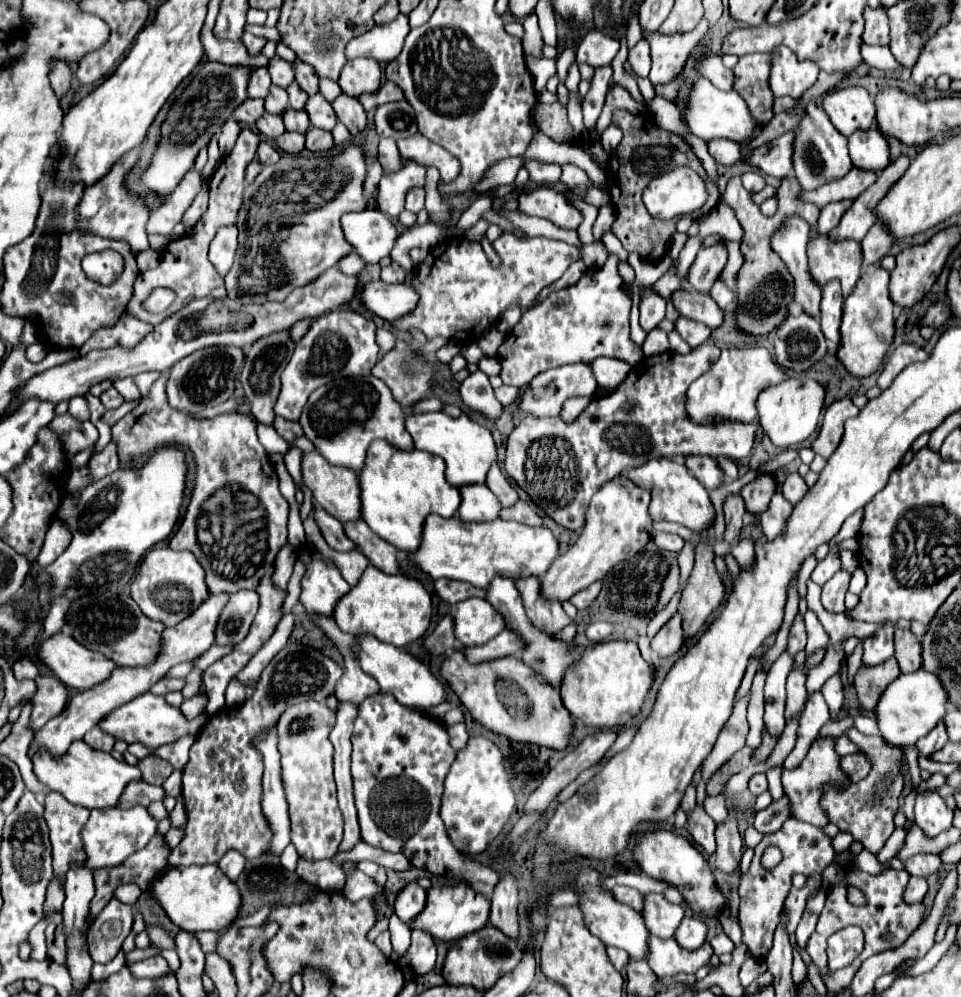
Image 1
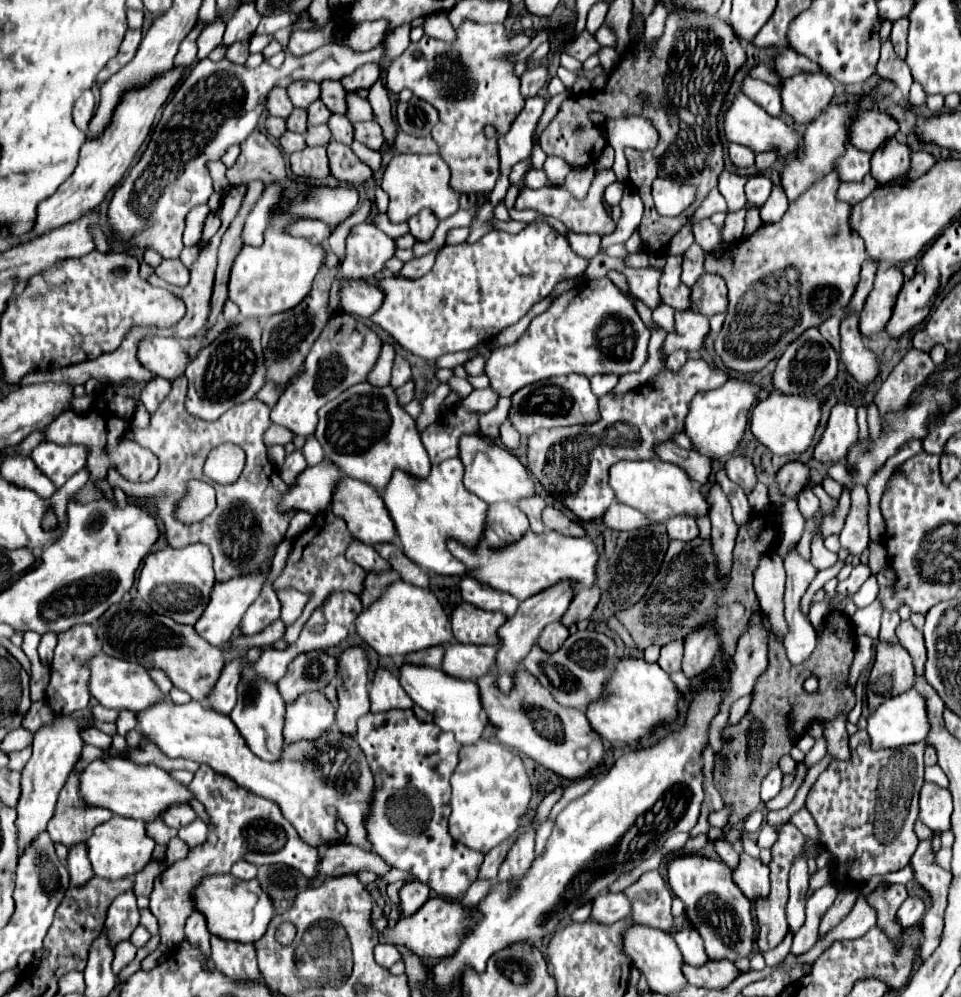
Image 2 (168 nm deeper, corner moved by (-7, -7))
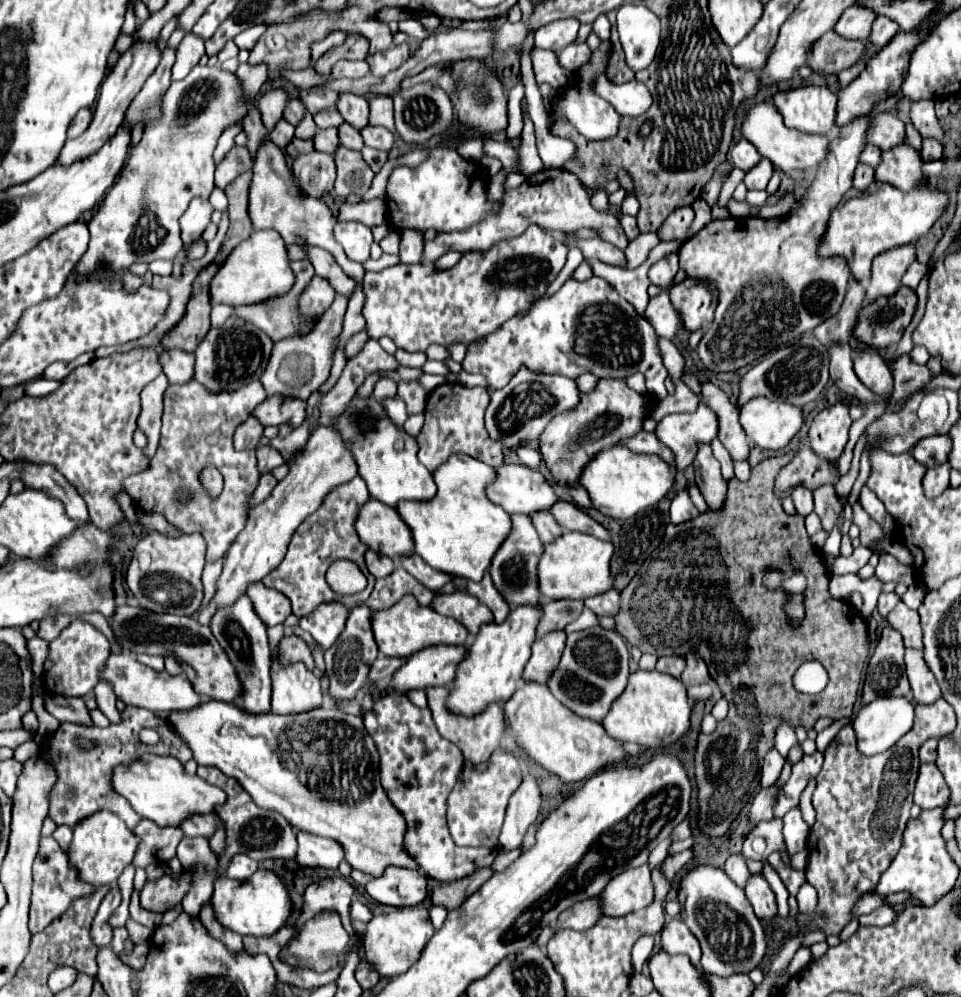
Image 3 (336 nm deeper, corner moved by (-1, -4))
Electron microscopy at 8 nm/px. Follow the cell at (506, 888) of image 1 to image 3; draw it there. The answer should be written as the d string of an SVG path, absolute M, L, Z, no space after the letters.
M524 775L522 785L510 797L506 819L500 833L500 851L510 851L522 845L528 827L538 819L540 811L540 789L532 775Z

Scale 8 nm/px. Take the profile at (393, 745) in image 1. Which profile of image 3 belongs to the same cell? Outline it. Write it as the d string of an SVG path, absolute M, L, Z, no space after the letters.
M390 691L380 697L374 707L364 715L364 727L376 743L380 755L380 781L392 805L406 819L404 849L418 863L418 869L434 881L456 881L474 867L492 865L497 849L485 847L458 847L446 827L446 795L454 787L454 779L462 769L462 751L440 737L430 709L414 707L402 691Z

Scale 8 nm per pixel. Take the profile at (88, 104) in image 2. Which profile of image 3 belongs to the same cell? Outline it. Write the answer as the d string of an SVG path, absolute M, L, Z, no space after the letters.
M82 109L82 111L78 111L78 115L76 115L76 117L72 119L72 123L70 123L68 137L70 137L70 139L74 139L74 137L82 135L82 131L86 131L86 127L90 125L90 119L92 119L90 109Z

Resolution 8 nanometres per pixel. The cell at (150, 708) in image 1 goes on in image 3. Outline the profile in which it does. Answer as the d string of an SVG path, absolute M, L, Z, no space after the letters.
M204 701L194 709L168 711L162 719L166 719L172 731L192 749L198 765L218 767L224 775L236 779L258 807L278 811L294 829L338 839L346 851L346 861L354 869L374 877L384 875L390 865L418 869L402 847L406 821L392 807L390 799L386 799L386 791L378 779L378 753L360 715L348 715L336 707L320 707L306 715L246 715L240 707L234 707L234 703Z

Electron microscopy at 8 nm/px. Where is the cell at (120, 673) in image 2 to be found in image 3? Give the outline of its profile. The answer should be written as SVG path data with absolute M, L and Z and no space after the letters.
M112 653L106 659L106 665L100 671L98 679L112 685L116 699L124 701L126 705L144 707L154 713L156 711L184 711L184 709L196 707L196 703L200 703L200 695L194 693L194 689L190 687L188 679L184 675L172 677L166 671L158 673L158 671L142 665L134 655L126 655L126 653L118 653L118 655Z

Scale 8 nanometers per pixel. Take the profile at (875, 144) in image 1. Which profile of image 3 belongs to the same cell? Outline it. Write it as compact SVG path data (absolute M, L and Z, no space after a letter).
M900 143L888 151L882 151L882 161L876 167L876 181L890 183L898 189L908 191L924 177L920 173L922 159L914 147Z

